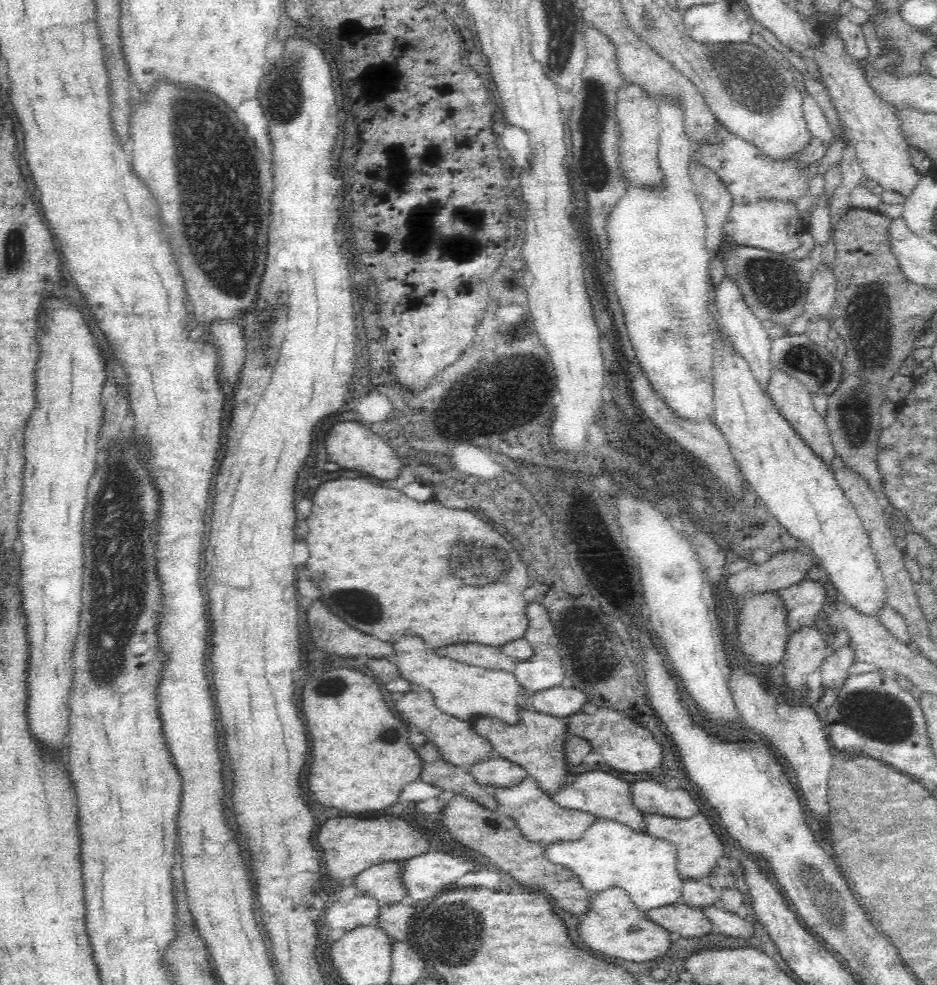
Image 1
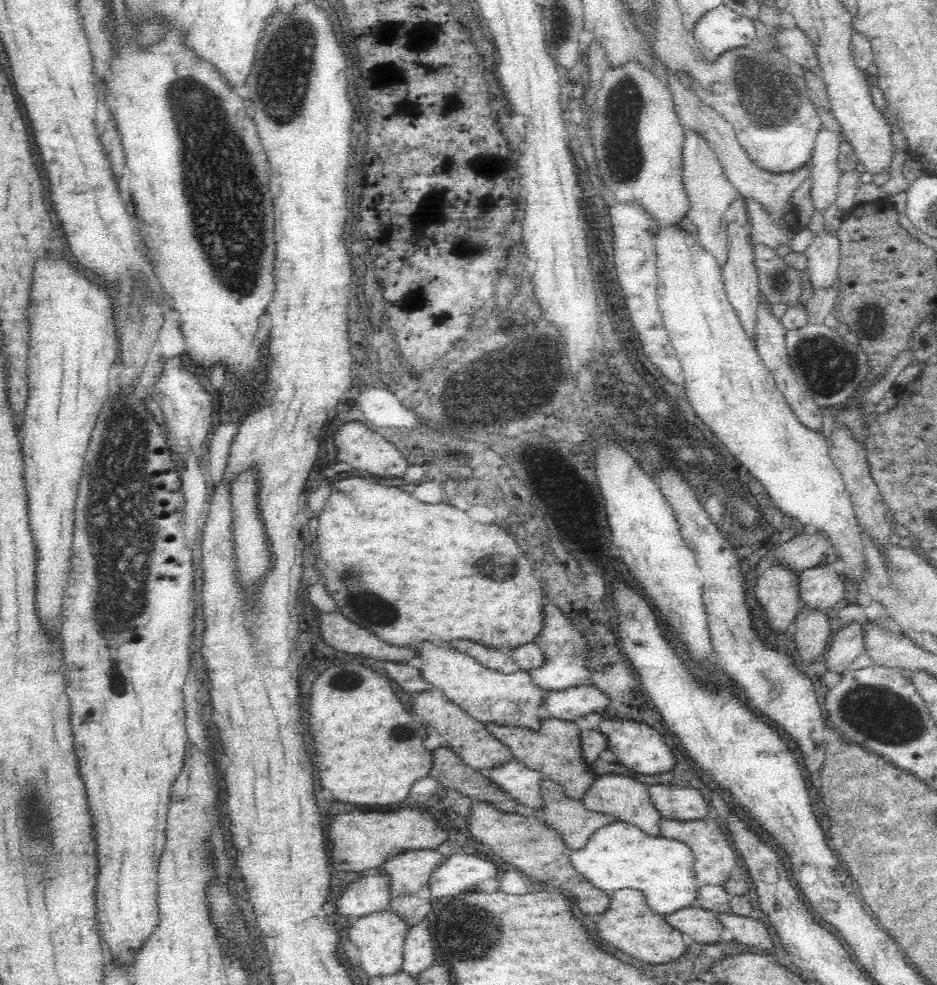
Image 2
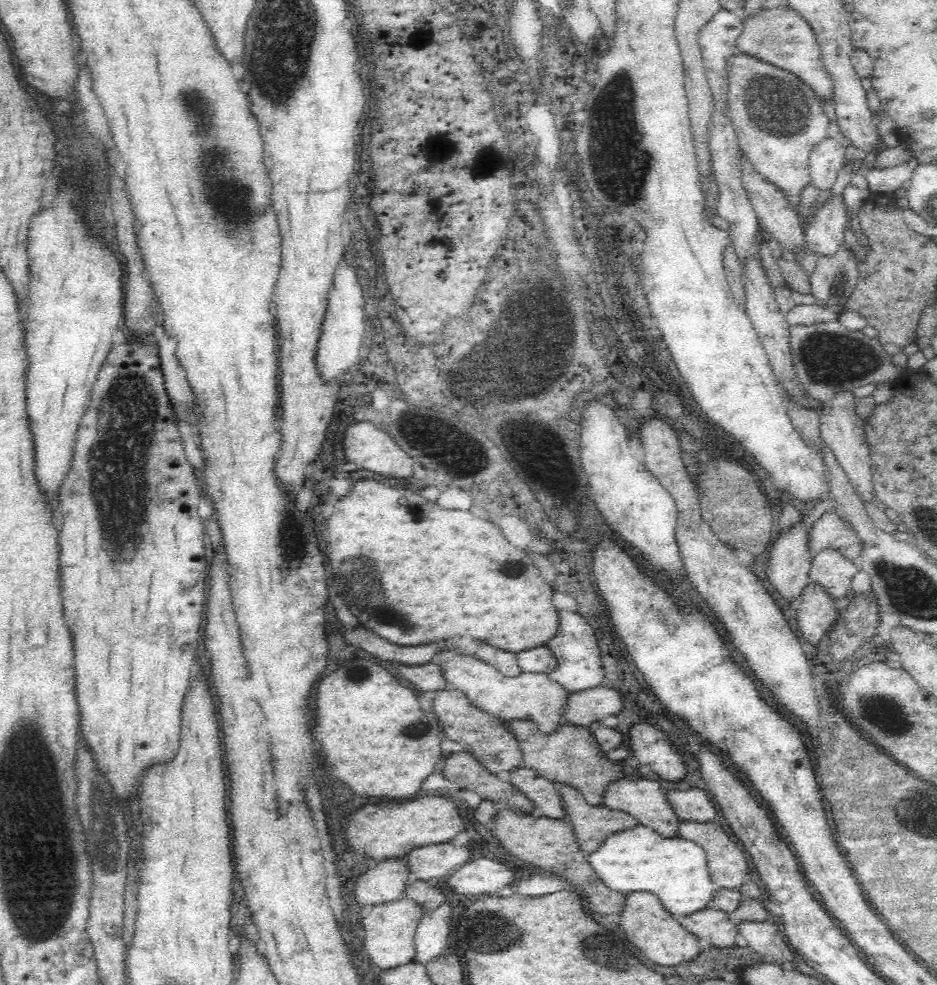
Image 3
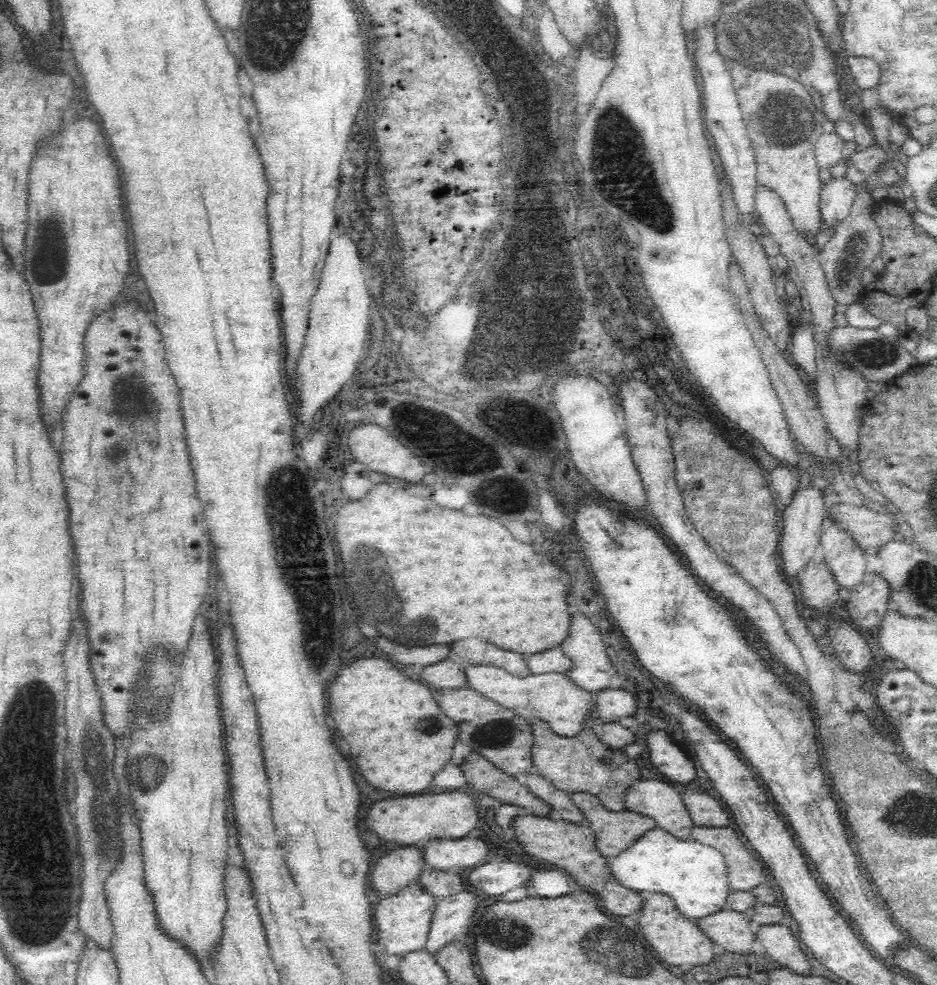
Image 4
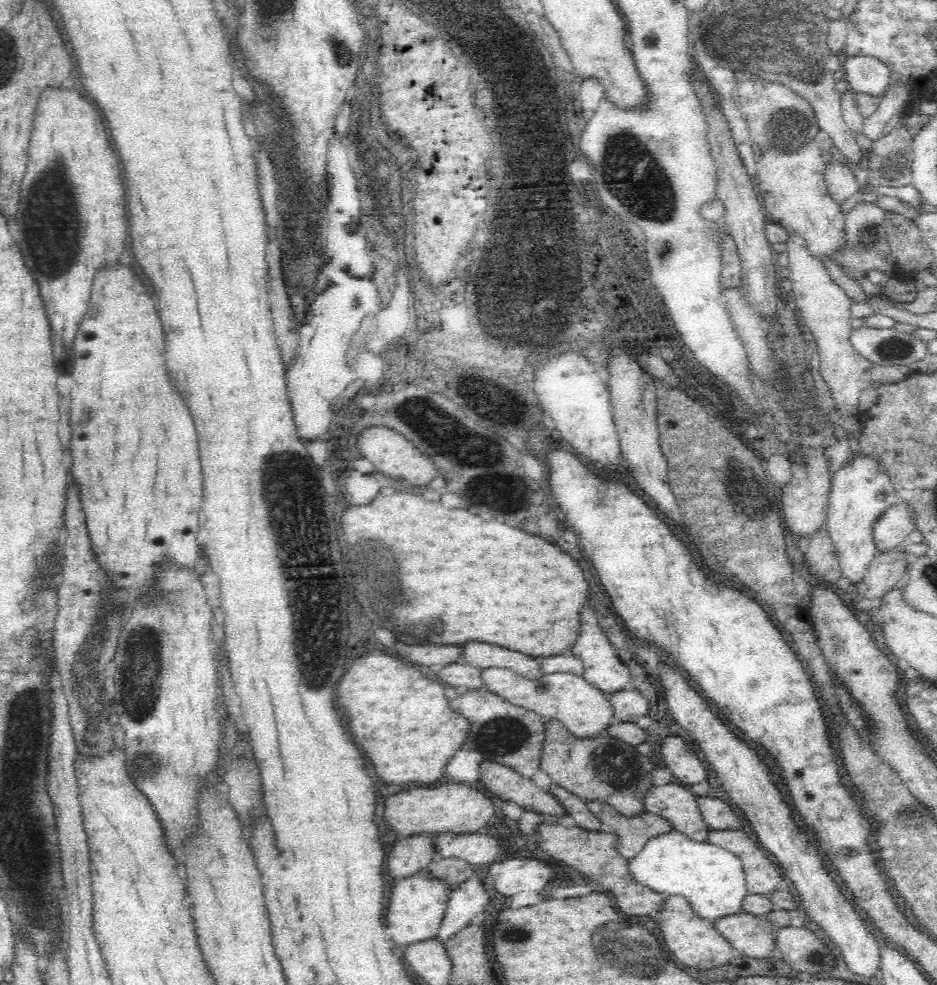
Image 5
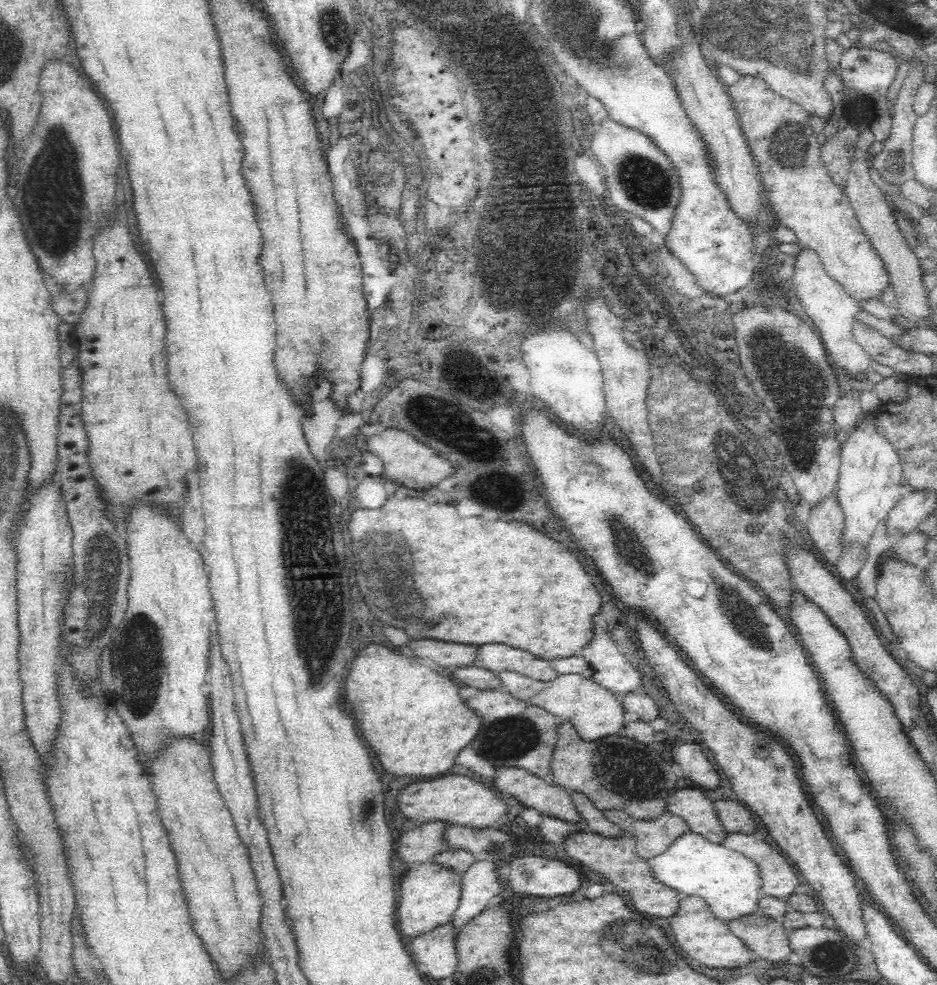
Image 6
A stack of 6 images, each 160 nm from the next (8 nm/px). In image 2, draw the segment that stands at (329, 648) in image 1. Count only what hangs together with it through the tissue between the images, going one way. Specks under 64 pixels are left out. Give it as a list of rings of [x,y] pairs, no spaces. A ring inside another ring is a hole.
[[[320,612],[318,620],[322,620],[322,638],[326,644],[338,652],[360,654],[364,657],[390,662],[410,663],[418,657],[416,648],[400,648],[390,646],[387,642],[376,638],[372,632],[360,628],[342,614]]]

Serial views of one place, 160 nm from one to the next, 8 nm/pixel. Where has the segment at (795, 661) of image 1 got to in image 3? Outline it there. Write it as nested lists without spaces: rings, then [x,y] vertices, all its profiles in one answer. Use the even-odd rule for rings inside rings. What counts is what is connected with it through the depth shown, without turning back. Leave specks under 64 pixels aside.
[[[812,581],[794,600],[799,630],[810,643],[818,643],[838,620],[835,600],[822,584]]]

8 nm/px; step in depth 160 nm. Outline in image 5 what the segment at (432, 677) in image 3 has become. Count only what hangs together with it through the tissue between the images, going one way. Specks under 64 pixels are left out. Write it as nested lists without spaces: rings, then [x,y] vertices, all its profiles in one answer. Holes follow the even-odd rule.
[[[458,662],[436,668],[436,675],[440,683],[449,687],[449,689],[482,689],[484,688],[484,679],[482,679],[483,670]]]

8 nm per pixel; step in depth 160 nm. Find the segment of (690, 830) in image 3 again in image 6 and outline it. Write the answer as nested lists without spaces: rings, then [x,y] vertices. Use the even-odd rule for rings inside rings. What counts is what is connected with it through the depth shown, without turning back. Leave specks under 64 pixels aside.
[[[729,833],[722,842],[760,865],[764,884],[762,894],[787,900],[800,886],[801,874],[782,850],[752,834]]]

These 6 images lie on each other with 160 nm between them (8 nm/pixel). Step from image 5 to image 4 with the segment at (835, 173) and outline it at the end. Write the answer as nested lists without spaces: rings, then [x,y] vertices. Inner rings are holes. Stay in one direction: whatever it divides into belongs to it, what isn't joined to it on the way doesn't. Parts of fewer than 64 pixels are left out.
[[[831,175],[819,196],[822,219],[826,221],[824,230],[836,228],[839,222],[849,213],[857,196],[857,186],[852,184],[845,176]]]

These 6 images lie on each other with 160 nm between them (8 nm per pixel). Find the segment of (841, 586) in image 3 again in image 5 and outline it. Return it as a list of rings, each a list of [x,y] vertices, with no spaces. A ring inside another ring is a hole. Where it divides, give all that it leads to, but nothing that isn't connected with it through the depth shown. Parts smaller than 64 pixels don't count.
[[[861,450],[858,454],[853,454],[840,470],[836,470],[825,526],[834,544],[842,576],[850,580],[852,588],[861,582],[878,553],[874,537],[875,525],[882,519],[886,509],[894,506],[898,500],[893,480],[890,479],[890,473],[880,453],[866,453]]]

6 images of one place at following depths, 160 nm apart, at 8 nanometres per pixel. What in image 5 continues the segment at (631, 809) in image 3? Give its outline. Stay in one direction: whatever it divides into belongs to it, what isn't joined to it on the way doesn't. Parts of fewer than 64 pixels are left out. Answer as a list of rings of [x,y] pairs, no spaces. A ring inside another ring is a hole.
[[[674,780],[660,783],[642,801],[646,812],[670,820],[674,829],[692,840],[708,842],[711,828],[698,807],[697,795],[688,792],[683,784]]]

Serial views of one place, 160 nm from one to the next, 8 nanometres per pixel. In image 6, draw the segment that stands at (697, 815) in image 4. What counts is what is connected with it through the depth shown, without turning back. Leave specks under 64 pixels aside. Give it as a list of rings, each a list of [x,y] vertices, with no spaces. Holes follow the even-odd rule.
[[[718,799],[714,802],[714,807],[716,807],[722,825],[729,833],[753,835],[756,832],[756,828],[758,828],[758,824],[754,822],[757,818],[756,814],[742,802],[732,799]]]

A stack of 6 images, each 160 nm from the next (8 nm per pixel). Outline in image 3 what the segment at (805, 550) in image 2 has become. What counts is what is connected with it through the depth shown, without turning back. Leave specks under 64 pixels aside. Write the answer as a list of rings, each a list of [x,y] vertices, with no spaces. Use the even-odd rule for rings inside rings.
[[[827,510],[812,526],[810,545],[814,554],[822,552],[824,548],[836,548],[850,560],[861,556],[863,552],[863,542],[858,532],[854,529],[854,526],[851,526],[848,520],[841,518],[835,510]]]

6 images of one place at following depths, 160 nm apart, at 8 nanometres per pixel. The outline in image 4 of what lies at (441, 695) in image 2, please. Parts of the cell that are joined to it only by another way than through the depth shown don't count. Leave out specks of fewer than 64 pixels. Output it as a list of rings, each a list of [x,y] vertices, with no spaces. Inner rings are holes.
[[[468,687],[451,689],[444,693],[440,697],[440,708],[460,725],[459,740],[474,752],[486,757],[506,774],[518,776],[530,772],[534,744],[530,718],[519,715],[514,709],[502,706]]]

